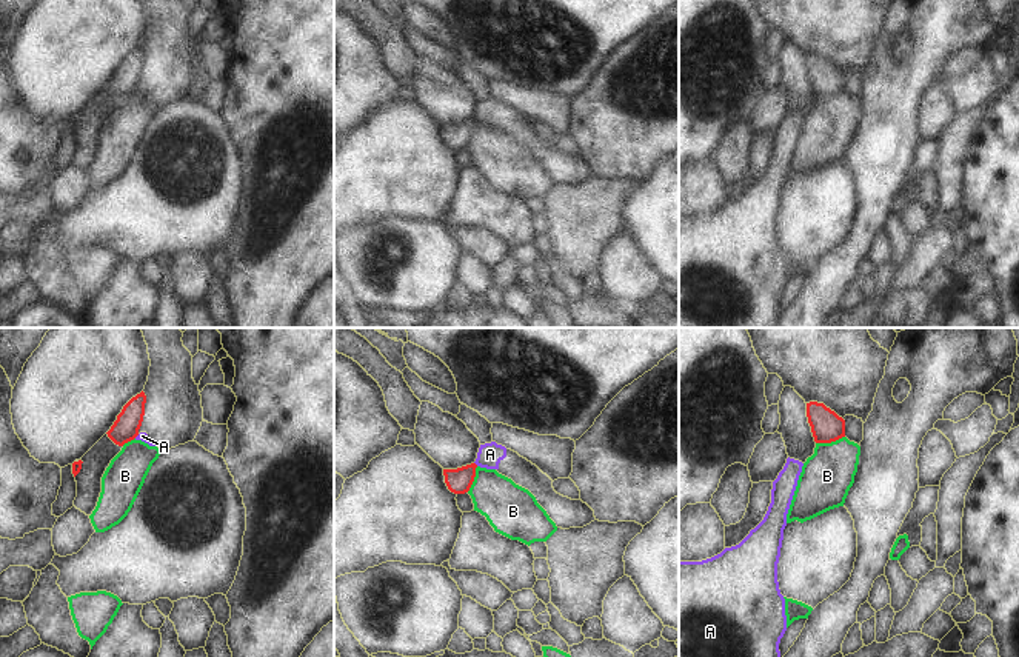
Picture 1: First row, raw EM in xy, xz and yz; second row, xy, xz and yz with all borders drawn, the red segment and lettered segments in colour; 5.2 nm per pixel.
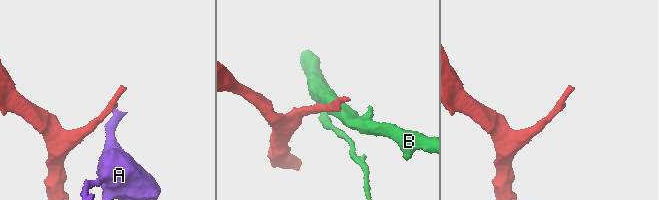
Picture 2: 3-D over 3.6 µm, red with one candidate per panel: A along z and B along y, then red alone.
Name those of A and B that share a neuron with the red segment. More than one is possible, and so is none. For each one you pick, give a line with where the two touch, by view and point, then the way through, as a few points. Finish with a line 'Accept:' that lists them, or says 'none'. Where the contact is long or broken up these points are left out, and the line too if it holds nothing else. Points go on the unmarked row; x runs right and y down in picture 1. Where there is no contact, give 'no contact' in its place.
Accept: none

